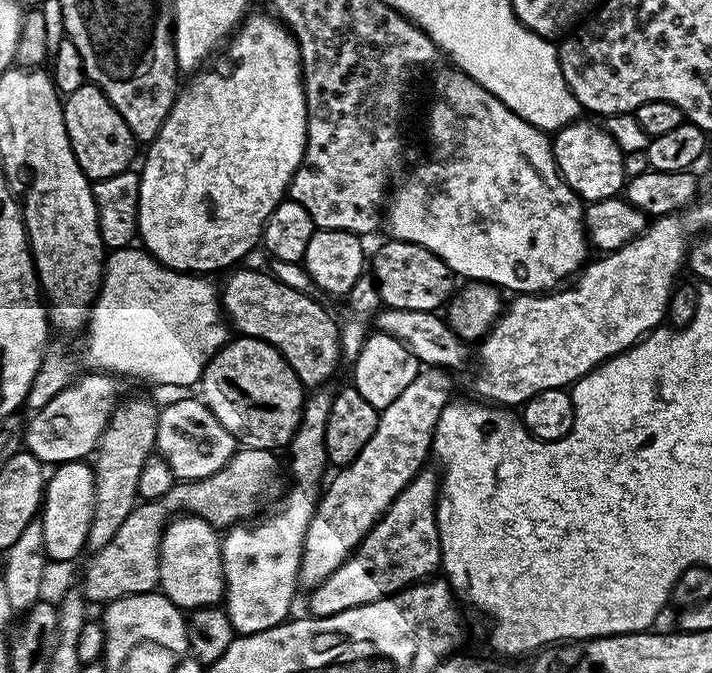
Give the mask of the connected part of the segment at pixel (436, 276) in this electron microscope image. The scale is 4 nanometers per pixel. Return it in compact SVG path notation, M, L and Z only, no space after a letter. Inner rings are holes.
M389 239L387 243L370 260L370 272L376 279L381 305L394 310L436 312L443 309L458 288L457 277L450 266L446 266L442 258L417 244L394 239Z

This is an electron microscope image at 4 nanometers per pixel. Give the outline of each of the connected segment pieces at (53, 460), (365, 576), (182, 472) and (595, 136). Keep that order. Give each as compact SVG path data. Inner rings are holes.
M99 370L87 373L89 376L73 379L46 406L35 409L27 417L24 426L23 447L45 466L69 464L75 460L87 461L100 444L102 434L114 414L122 393L116 383L117 377ZM52 464L52 465L51 465Z
M421 470L412 481L409 482L398 494L395 502L384 512L384 516L366 534L363 542L352 551L352 555L330 574L330 578L323 580L316 588L311 589L308 600L308 608L313 617L333 616L342 614L342 610L350 610L354 606L362 606L370 602L378 602L387 596L393 596L401 592L403 588L410 588L413 584L419 584L431 577L432 572L441 567L440 563L440 539L438 538L438 526L436 525L436 502L440 495L440 476L437 473Z
M203 399L176 400L160 408L156 452L168 463L177 481L201 480L210 478L210 474L218 474L237 450L237 440L218 418L214 418Z
M577 118L567 127L559 129L551 137L552 153L560 171L560 177L568 183L581 201L611 200L621 195L626 184L623 172L625 153L616 140L600 124L591 124L588 118Z

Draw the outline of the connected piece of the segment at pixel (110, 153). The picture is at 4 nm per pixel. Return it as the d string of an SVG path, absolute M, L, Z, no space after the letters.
M85 82L78 90L67 93L63 105L66 134L70 138L74 158L89 181L105 180L133 167L138 141L122 114L118 114L118 110L114 110L112 103L104 97L101 88Z

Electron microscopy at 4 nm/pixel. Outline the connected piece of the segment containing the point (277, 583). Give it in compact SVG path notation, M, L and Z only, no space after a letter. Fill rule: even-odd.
M327 387L317 388L305 399L300 425L292 436L291 444L287 445L292 489L281 498L280 505L269 516L261 515L255 522L241 522L223 533L220 542L224 563L222 604L230 618L232 629L239 635L258 634L284 623L289 619L291 612L288 611L296 600L296 588L301 587L300 563L306 530L310 526L310 518L314 518L322 495L324 468L329 467L326 422L330 418L333 393L328 391Z

